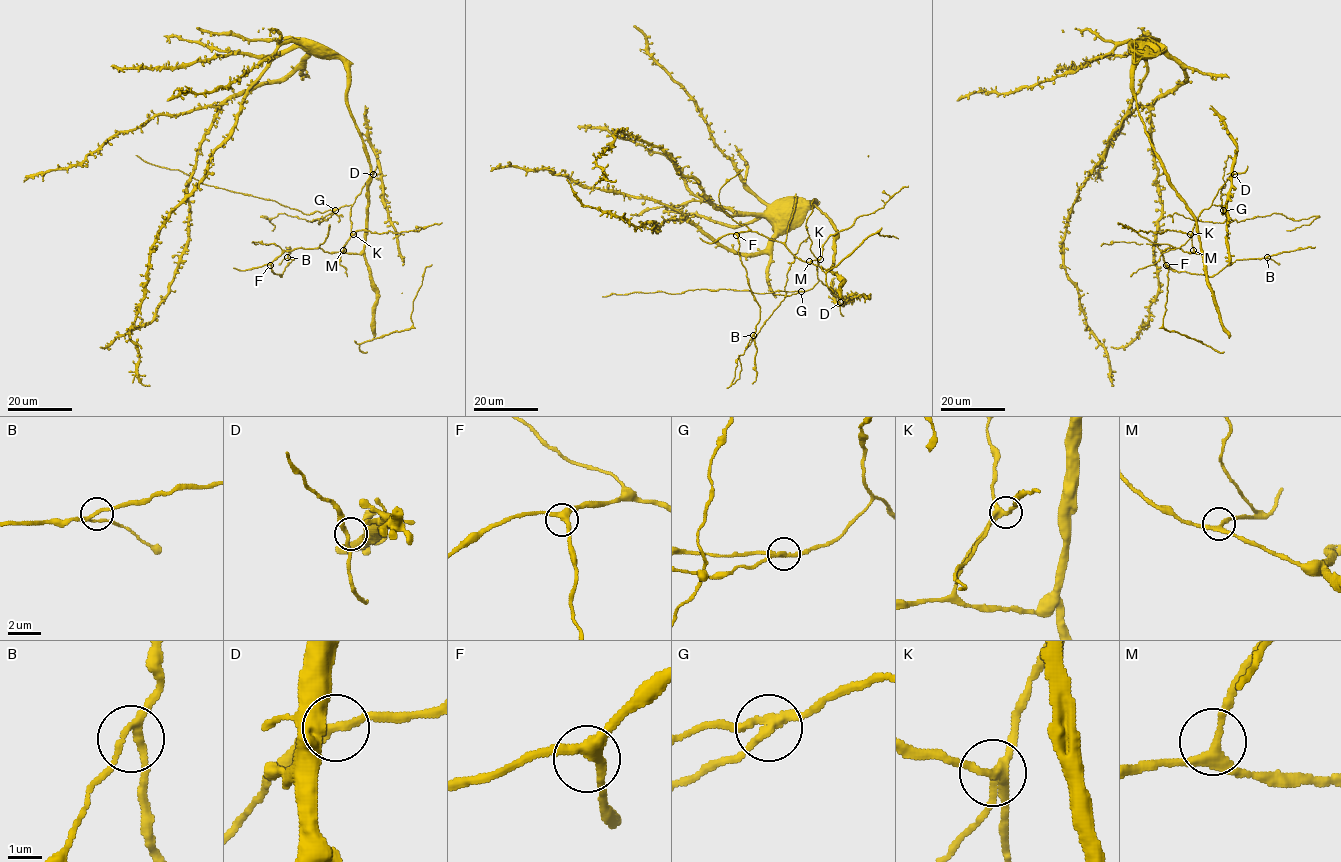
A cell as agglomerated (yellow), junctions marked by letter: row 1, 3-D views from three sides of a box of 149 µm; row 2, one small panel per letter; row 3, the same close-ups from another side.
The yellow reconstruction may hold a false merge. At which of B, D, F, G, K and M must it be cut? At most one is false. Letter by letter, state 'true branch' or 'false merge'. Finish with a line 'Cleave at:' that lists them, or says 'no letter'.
B: true branch
D: true branch
F: true branch
G: false merge
K: true branch
M: true branch
Cleave at: G

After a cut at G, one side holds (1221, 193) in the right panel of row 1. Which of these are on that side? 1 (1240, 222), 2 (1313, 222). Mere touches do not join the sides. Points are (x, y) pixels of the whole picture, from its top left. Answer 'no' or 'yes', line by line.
1: no
2: no

